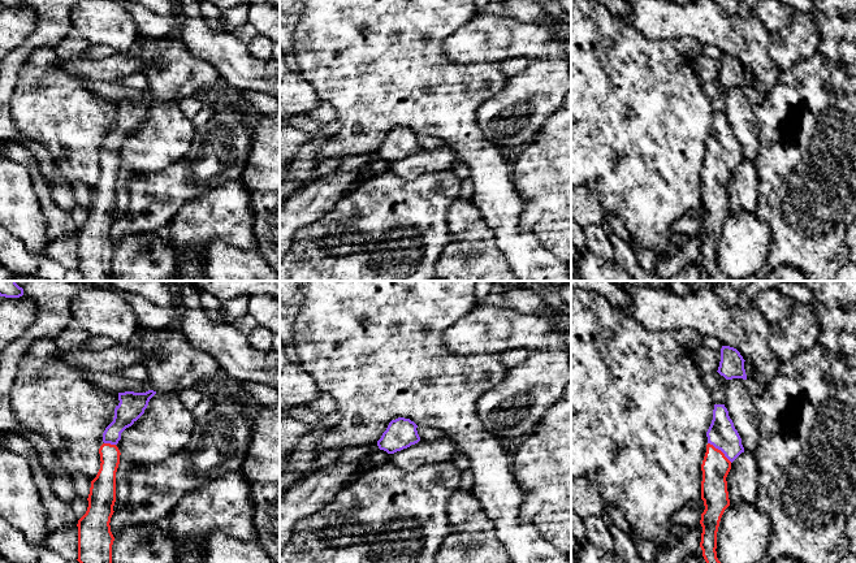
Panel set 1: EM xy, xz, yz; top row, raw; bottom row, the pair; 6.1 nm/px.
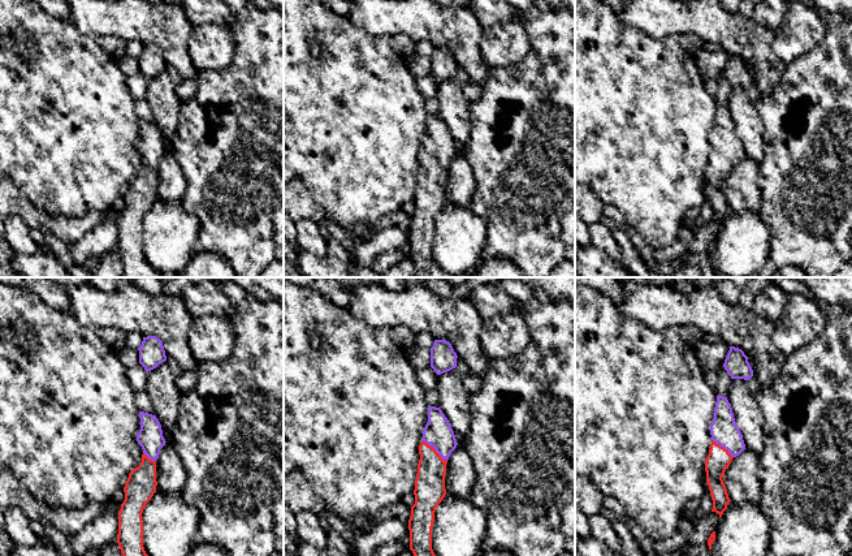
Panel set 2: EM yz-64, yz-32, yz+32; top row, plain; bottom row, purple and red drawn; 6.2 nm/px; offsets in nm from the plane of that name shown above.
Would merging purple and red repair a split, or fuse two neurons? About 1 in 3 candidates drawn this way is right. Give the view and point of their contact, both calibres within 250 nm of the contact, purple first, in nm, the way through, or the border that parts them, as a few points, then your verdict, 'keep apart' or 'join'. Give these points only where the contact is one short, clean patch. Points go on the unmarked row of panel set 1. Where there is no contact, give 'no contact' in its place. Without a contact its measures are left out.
contact yz (720, 157); calibres 180 and 170 nm; way yz (722, 143), (720, 157), (716, 176); join

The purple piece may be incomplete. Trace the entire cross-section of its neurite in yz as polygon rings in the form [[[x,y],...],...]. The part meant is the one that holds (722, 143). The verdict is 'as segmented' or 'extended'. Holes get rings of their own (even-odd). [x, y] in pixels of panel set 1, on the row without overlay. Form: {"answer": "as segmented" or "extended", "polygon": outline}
{"answer": "extended", "polygon": [[[714,113],[706,146],[706,161],[701,173],[701,208],[705,218],[700,229],[702,235],[700,256],[710,281],[734,281],[717,267],[717,241],[721,226],[730,215],[726,186],[731,172],[744,161],[744,156],[725,113]]]}

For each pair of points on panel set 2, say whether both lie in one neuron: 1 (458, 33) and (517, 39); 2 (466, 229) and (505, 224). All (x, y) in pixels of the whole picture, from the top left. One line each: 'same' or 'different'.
1: different
2: different

